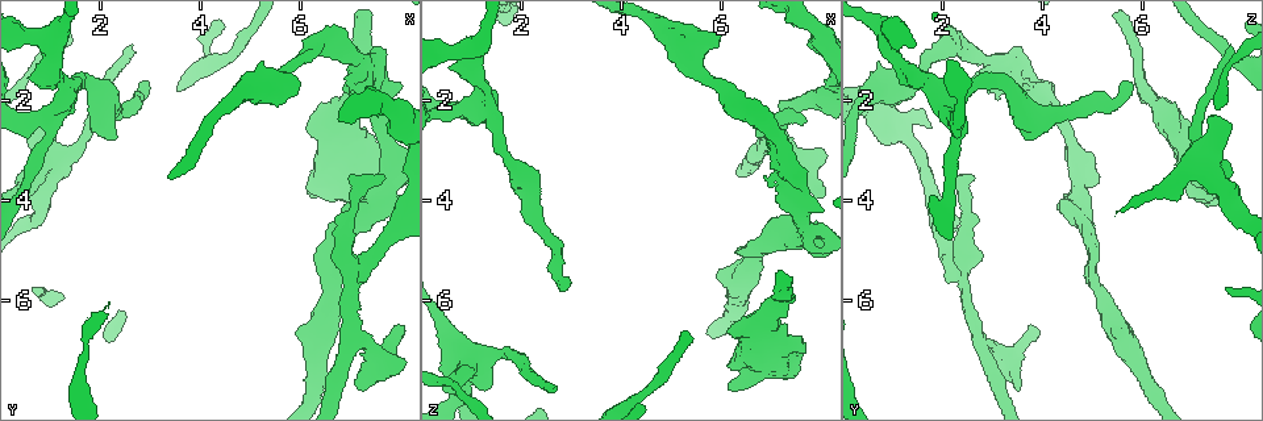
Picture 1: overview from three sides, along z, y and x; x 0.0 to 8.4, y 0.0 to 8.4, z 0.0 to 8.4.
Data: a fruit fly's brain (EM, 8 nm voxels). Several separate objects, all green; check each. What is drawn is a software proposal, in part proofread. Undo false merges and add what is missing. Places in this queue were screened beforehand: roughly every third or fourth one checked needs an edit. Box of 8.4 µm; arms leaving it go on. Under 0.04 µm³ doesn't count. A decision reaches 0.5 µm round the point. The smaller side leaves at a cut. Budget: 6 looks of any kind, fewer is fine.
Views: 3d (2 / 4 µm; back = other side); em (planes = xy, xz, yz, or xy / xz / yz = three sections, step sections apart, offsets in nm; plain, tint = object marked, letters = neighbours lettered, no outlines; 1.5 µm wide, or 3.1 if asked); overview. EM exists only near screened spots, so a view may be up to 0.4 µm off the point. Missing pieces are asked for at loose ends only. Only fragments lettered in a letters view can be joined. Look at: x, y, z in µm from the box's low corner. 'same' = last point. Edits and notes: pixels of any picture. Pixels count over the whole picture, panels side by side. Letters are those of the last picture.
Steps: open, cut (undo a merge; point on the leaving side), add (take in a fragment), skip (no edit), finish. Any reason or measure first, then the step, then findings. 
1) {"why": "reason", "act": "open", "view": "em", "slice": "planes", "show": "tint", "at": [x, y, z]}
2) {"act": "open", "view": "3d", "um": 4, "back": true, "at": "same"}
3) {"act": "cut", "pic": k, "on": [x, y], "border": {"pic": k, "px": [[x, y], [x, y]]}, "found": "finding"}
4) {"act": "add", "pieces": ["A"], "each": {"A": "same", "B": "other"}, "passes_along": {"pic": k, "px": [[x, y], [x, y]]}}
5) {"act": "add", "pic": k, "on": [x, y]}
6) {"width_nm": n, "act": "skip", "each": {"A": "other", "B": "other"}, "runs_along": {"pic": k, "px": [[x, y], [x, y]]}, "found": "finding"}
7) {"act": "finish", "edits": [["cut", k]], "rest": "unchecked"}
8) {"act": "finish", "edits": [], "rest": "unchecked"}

{"why": "abrupt turn", "act": "open", "view": "em", "slice": "planes", "show": "tint", "at": [7.20, 5.35, 2.35]}

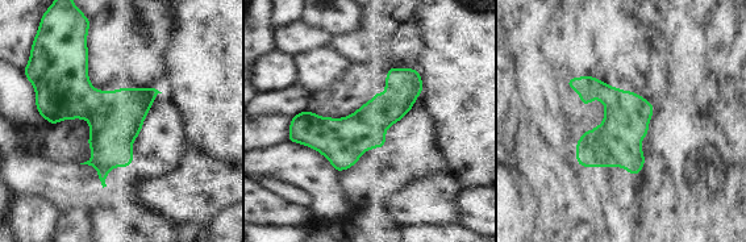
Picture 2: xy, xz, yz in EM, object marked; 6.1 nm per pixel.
{"act": "open", "view": "em", "slice": "planes", "show": "letters", "at": "same"}

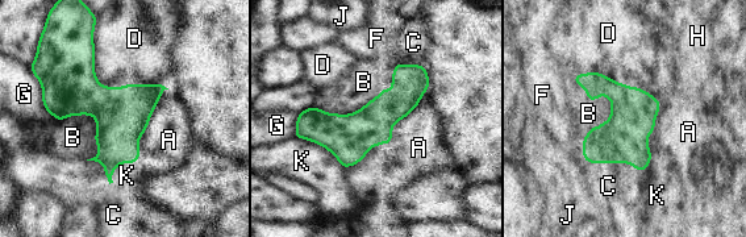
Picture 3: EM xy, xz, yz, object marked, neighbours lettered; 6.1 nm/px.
{"width_nm": 260, "longest_contact_nm": ["A", 700], "act": "skip", "each": {"A": "other", "B": "other", "C": "other", "D": "other", "F": "other", "G": "other", "H": "other", "J": "other", "K": "other"}, "found": "all the same cell"}

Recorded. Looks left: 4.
{"why": "arms part here", "act": "open", "view": "em", "slice": "xz", "step": 4, "show": "tint", "at": [7.15, 1.25, 2.90]}

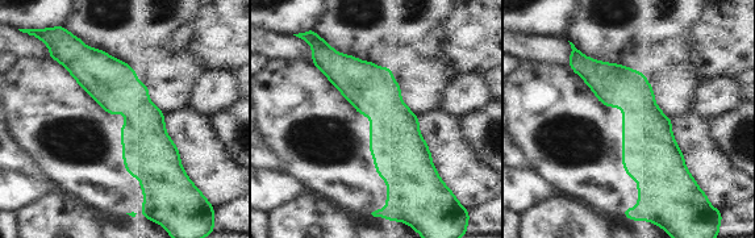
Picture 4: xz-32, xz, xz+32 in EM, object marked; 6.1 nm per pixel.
{"why": "another direction", "act": "open", "view": "em", "slice": "planes", "show": "letters", "at": "same"}

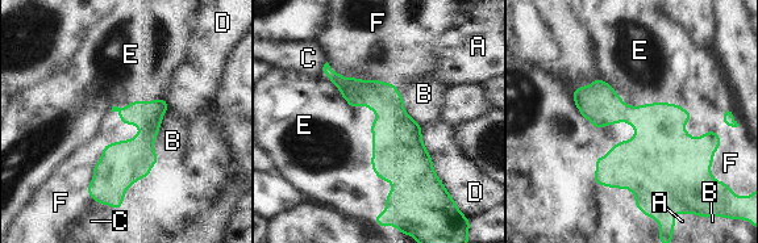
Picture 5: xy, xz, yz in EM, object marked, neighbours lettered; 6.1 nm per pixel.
{"width_nm": 180, "act": "skip", "each": {"A": "other", "B": "other", "C": "other", "D": "other", "E": "other", "F": "other"}, "border": {"pic": 5, "px": [[603, 80], [625, 104], [663, 101]]}, "found": "one cell here"}

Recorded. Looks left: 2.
{"why": "free end", "act": "open", "view": "em", "slice": "xy", "step": 8, "show": "letters", "at": [2.95, 1.55, 5.70]}

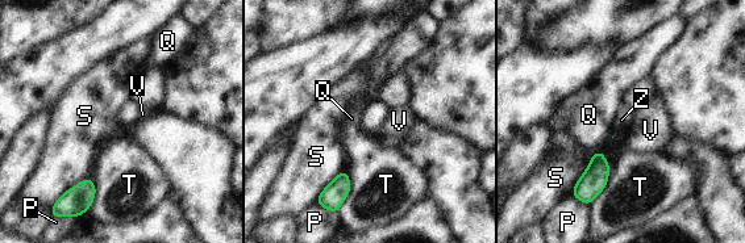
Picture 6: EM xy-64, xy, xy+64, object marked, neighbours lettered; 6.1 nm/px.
{"why": "cut it another way", "act": "open", "view": "em", "slice": "yz", "step": 8, "show": "letters", "at": "same"}

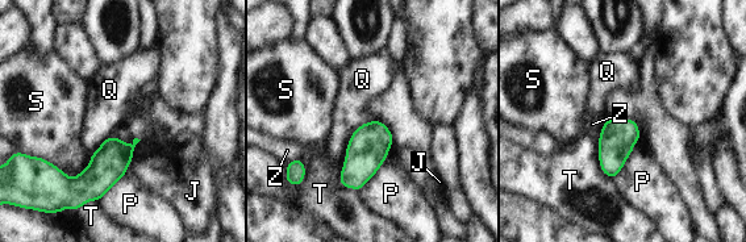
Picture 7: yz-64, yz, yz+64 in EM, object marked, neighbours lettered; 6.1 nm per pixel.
{"act": "skip", "each": {"J": "other", "P": "other", "Q": "other", "S": "other", "T": "other", "Z": "other"}, "border": {"pic": 7, "px": [[634, 120], [640, 138], [616, 178]]}, "found": "none of them fits"}

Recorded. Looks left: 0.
{"act": "finish", "edits": [], "rest": "unchecked"}

